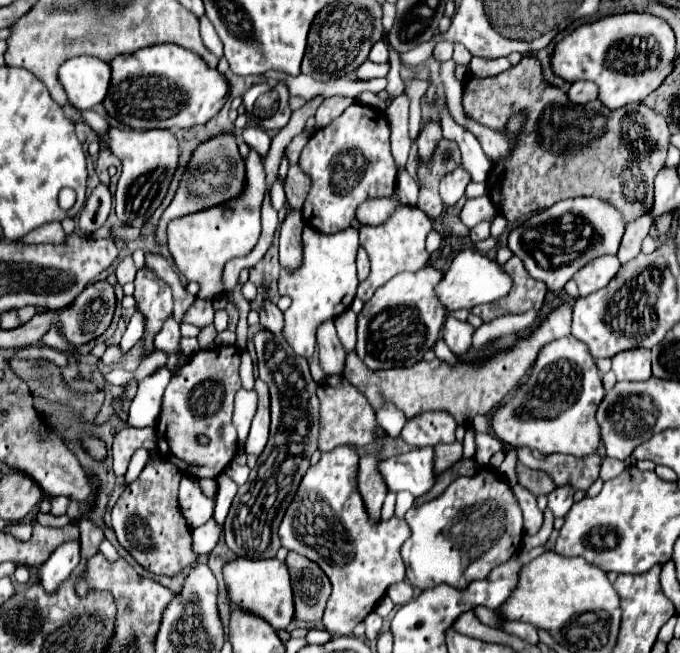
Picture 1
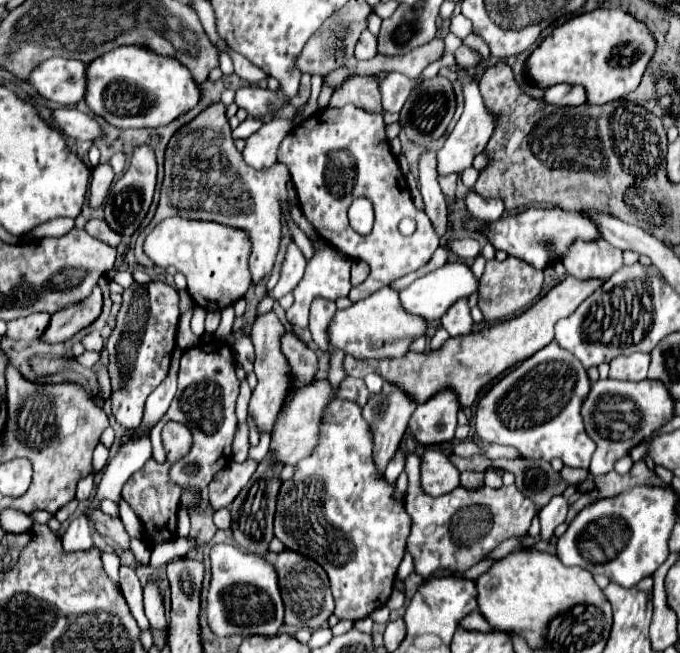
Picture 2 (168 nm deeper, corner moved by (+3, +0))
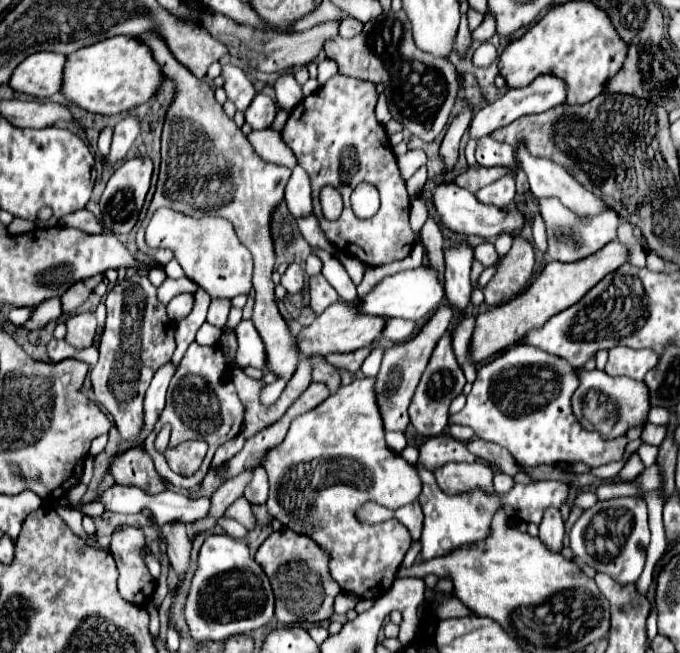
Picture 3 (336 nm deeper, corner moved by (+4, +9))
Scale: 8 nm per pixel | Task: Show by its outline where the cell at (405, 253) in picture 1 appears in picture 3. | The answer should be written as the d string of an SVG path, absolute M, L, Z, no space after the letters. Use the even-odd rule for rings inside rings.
M334 74L314 94L302 98L302 102L290 112L282 140L292 148L298 164L310 174L314 214L322 216L318 194L320 188L330 184L340 190L344 198L344 212L338 220L318 218L318 224L326 238L342 252L356 256L366 266L382 266L394 260L404 260L416 244L416 234L410 228L410 200L406 186L400 178L396 156L392 152L384 126L374 116L378 102L376 86L344 74ZM360 182L370 182L380 192L378 218L360 220L352 212L350 194Z

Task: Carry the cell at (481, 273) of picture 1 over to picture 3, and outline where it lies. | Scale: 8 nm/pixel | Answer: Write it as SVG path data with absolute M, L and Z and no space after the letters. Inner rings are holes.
M428 266L416 270L402 270L398 274L386 276L380 280L366 296L358 298L358 312L364 316L382 316L382 318L404 318L404 320L422 320L432 314L442 304L442 284L438 274Z

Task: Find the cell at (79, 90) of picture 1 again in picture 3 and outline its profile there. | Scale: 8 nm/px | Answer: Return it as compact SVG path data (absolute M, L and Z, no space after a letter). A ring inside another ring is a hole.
M36 52L22 60L12 72L8 86L12 90L36 98L48 98L60 90L64 56L52 52Z

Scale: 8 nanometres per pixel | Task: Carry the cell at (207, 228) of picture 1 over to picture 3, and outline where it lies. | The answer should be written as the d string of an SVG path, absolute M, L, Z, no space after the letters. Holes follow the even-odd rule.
M168 208L154 212L148 228L146 242L152 248L172 248L174 258L180 262L186 276L198 286L206 288L212 298L234 298L252 290L252 254L244 248L228 220L216 216L192 218Z

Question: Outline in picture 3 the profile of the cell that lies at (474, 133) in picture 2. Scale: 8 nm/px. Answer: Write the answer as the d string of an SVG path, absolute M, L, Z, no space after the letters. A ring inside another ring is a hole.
M542 74L538 78L534 78L528 86L524 88L510 88L506 90L506 94L502 98L498 98L496 102L488 104L486 108L482 108L478 114L474 114L472 118L472 124L470 124L470 138L482 138L482 136L488 136L492 134L496 128L500 126L506 126L514 120L518 120L520 116L526 116L526 114L534 114L534 112L546 112L558 104L562 104L566 98L566 90L564 90L564 82L560 82L560 78L556 76L548 76L548 74Z

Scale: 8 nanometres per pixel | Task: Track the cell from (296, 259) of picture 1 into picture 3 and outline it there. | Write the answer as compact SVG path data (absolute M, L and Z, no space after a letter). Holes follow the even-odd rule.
M290 264L288 270L282 274L280 284L286 288L288 294L300 294L304 290L306 278L304 278L304 270L298 264Z

